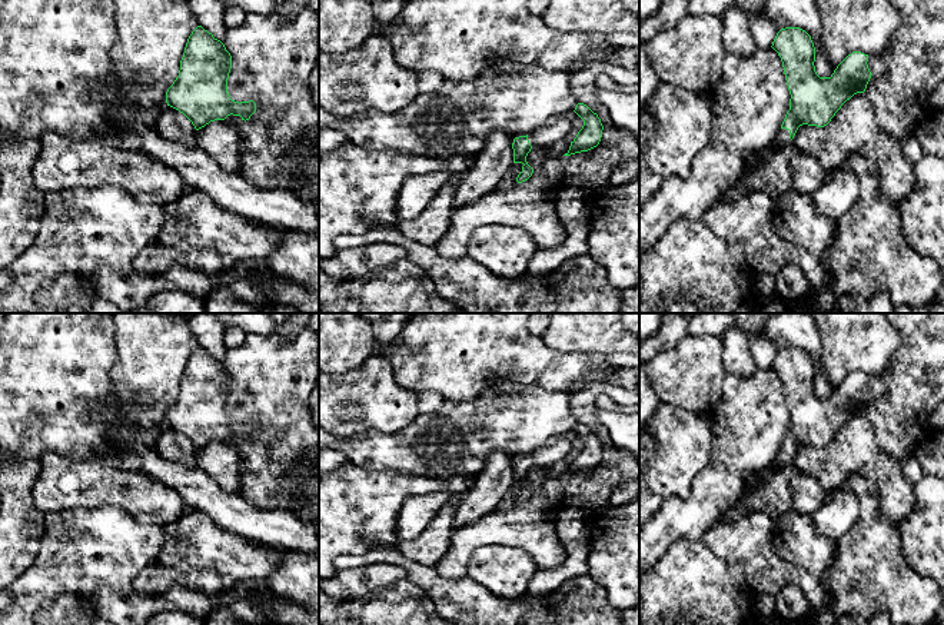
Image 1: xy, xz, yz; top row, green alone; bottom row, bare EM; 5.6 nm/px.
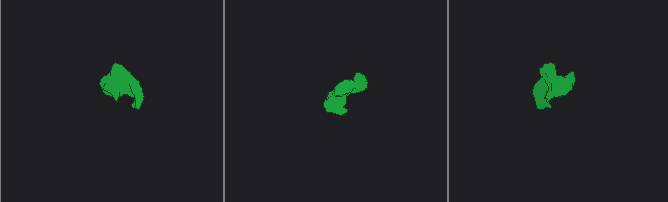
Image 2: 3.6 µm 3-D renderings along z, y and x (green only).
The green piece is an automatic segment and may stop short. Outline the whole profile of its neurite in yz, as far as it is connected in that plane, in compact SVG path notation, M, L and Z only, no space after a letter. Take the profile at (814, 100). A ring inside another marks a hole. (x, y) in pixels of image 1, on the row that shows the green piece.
M890 0L900 11L900 26L893 33L888 44L881 53L864 54L852 51L834 70L830 77L820 77L815 72L815 47L811 36L800 27L781 29L774 41L772 49L782 61L787 86L791 94L790 110L778 130L772 144L784 147L790 144L800 126L827 126L841 106L857 93L865 93L874 106L874 117L885 134L897 142L903 142L911 134L911 130L928 119L934 112L931 103L933 93L944 83L944 0Z

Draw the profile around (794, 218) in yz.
M794 192L772 202L771 223L775 235L814 256L832 246L838 222L817 212L814 197Z

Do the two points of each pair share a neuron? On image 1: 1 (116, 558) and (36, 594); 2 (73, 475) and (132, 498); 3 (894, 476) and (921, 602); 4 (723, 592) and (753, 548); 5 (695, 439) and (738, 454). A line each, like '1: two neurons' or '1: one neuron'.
1: one neuron
2: one neuron
3: two neurons
4: two neurons
5: two neurons

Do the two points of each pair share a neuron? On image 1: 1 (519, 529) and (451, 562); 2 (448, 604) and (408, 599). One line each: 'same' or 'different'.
1: same
2: different

